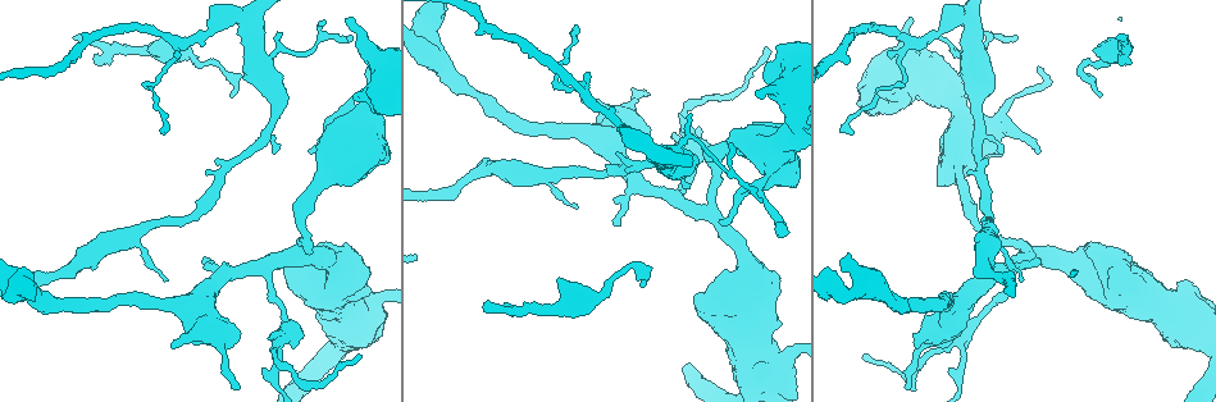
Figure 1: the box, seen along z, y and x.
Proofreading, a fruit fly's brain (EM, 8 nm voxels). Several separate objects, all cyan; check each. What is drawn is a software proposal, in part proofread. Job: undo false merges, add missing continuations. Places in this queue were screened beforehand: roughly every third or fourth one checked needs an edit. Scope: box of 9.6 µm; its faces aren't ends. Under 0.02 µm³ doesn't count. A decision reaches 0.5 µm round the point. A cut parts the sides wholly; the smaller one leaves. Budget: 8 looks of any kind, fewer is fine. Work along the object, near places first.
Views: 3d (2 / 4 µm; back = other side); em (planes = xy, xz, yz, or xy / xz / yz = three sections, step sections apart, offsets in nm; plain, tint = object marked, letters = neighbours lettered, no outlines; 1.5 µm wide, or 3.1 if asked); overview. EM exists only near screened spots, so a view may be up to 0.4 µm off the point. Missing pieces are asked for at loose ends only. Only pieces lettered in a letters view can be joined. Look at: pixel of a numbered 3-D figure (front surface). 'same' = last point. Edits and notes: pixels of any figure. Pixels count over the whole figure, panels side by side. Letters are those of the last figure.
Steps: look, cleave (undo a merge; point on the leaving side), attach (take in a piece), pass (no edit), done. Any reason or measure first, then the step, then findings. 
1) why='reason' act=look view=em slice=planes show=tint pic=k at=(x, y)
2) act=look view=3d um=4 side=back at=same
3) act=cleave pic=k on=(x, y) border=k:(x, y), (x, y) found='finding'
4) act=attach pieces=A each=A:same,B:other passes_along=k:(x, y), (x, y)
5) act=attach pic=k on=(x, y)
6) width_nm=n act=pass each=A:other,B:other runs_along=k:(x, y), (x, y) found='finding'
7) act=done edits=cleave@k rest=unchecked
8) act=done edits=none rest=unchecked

why='thick turns thin' act=look view=em slice=planes show=tint pic=1 at=(981, 266)

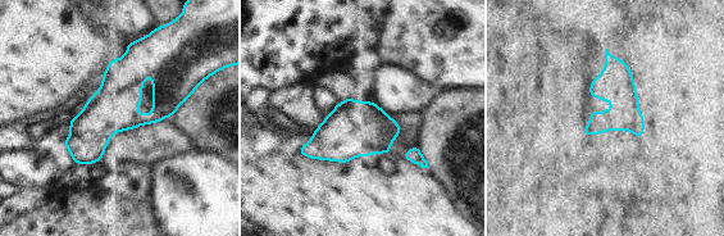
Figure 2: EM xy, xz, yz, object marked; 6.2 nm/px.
why='see the neighbours' act=look view=em slice=planes show=letters at=same

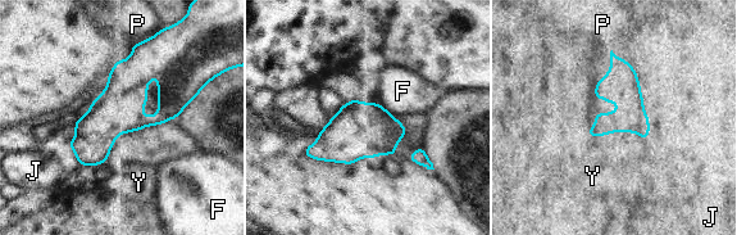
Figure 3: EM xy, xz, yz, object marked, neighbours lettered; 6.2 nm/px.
act=pass each=F:other,J:other,P:other,Y:other runs_along=3:(140, 48), (122, 103), (82, 161) found='all the same neuron'

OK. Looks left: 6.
why='a fork' act=look view=em slice=planes show=letters pic=1 at=(690, 142)

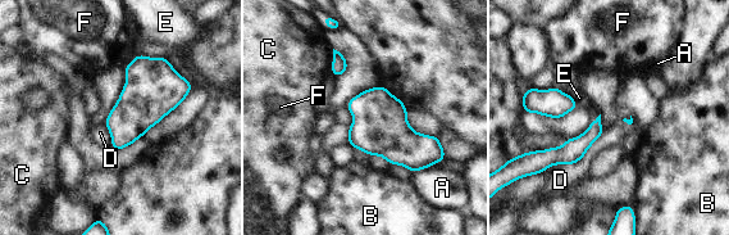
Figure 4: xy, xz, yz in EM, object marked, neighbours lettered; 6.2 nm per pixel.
act=pass each=A:other,B:other,C:other,D:other,E:other,F:other runs_along=4:(597, 122), (578, 147), (550, 161) found='one neuron here'

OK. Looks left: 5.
why='an open end' act=look view=3d um=2 pic=1 at=(640, 283)

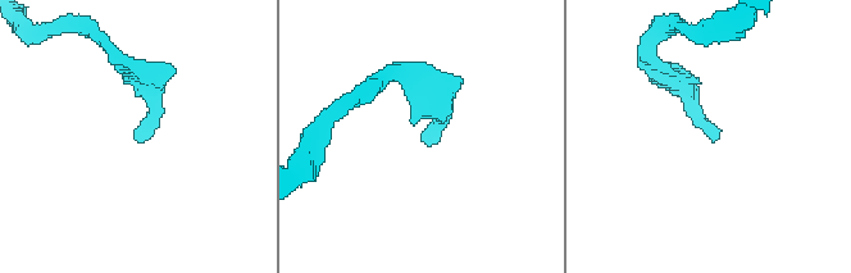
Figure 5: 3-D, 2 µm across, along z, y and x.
act=look view=em slice=yz step=8 show=tint pic=5 at=(714, 138)

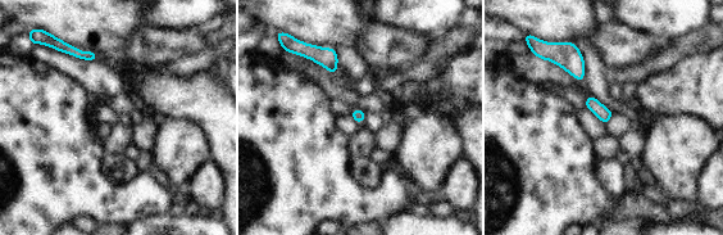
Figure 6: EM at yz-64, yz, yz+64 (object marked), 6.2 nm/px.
why='another direction' act=look view=em slice=planes show=letters at=same

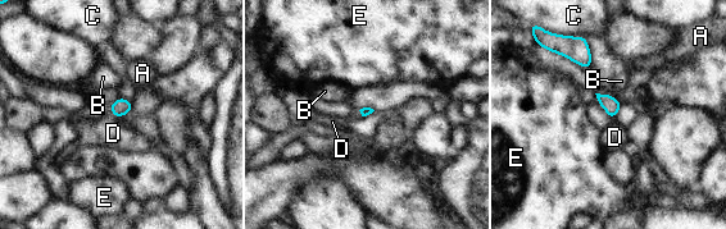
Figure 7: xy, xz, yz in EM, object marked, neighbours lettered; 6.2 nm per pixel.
act=attach pieces=D each=A:other,B:other,C:other,D:same,E:other passes_along=7:(121, 106), (114, 114), (107, 132) found='the neuron continues'

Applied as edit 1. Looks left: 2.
act=done edits=attach@7 rest=unchecked

